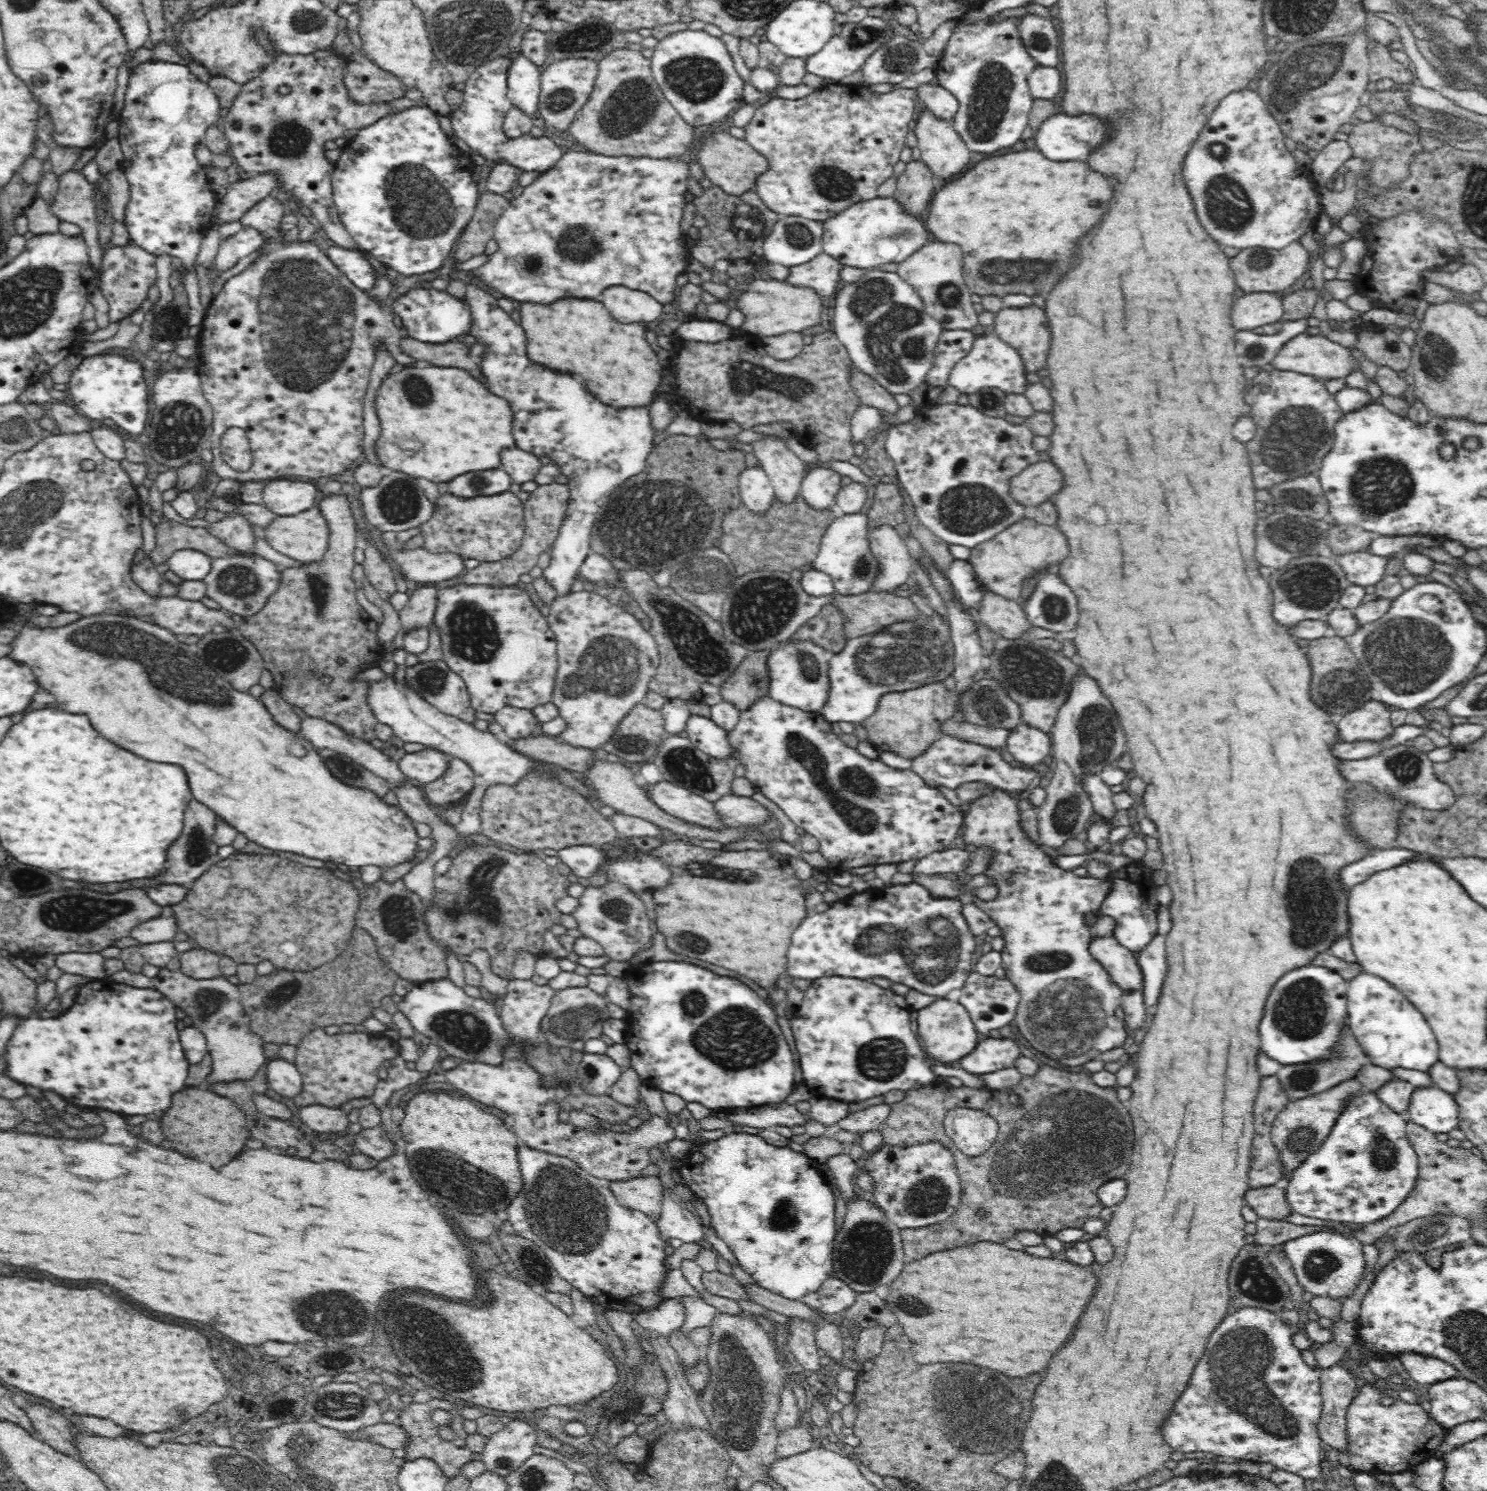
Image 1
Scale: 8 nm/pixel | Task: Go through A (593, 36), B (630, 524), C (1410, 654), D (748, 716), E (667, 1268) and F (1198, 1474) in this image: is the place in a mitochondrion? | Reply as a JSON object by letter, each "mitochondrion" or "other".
{"A":"mitochondrion","B":"mitochondrion","C":"mitochondrion","D":"other","E":"other","F":"other"}

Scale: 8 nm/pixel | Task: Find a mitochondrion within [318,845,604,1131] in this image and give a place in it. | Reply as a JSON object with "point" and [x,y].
{"point":[475,901]}

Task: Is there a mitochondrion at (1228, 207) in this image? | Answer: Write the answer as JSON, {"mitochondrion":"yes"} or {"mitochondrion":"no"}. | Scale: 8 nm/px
{"mitochondrion":"yes"}

